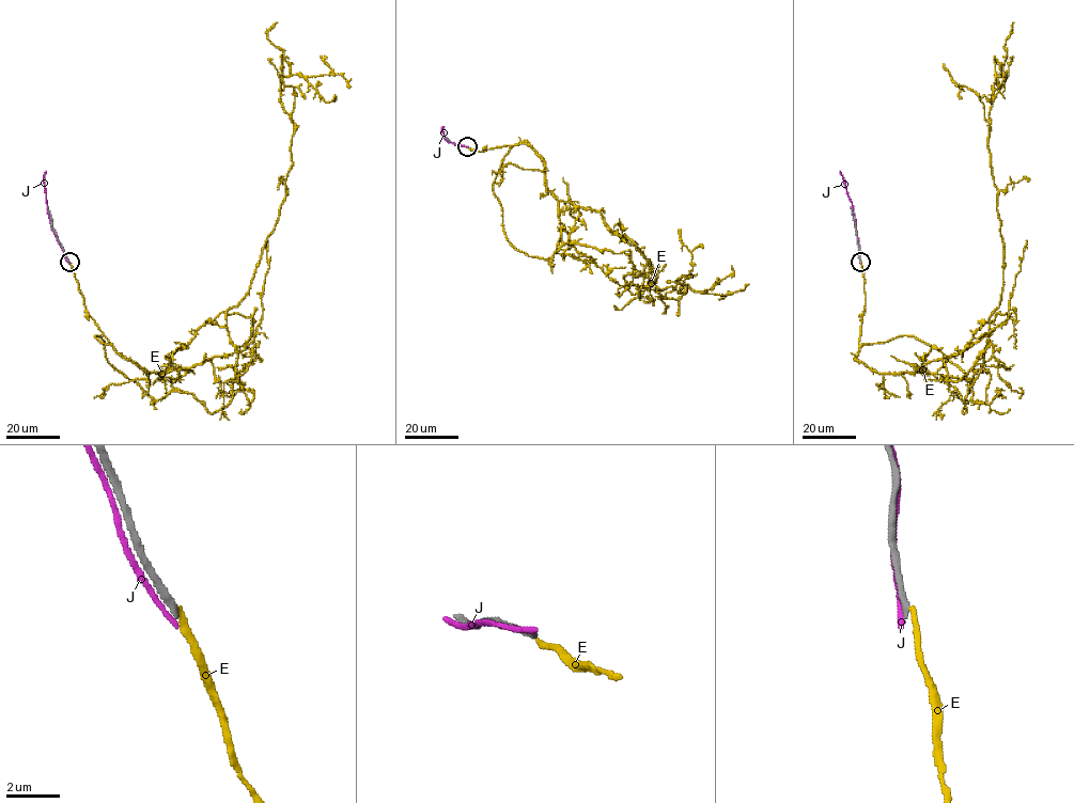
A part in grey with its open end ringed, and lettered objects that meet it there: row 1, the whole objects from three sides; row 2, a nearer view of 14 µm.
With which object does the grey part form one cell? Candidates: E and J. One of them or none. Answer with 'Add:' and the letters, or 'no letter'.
Add: no letter

